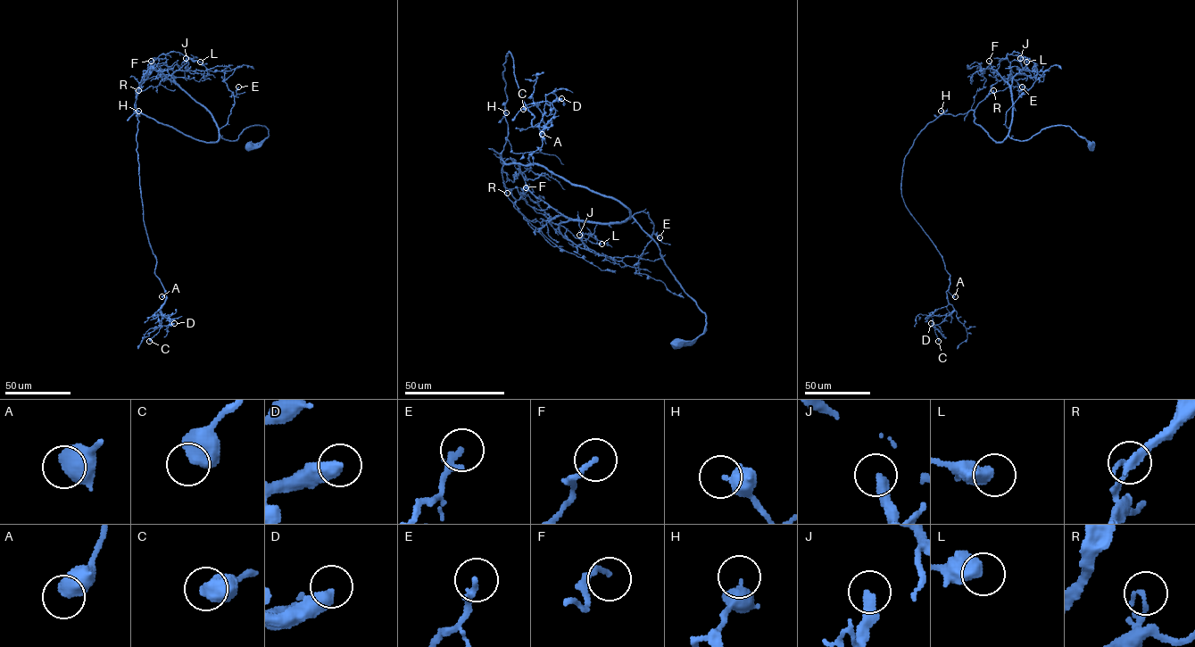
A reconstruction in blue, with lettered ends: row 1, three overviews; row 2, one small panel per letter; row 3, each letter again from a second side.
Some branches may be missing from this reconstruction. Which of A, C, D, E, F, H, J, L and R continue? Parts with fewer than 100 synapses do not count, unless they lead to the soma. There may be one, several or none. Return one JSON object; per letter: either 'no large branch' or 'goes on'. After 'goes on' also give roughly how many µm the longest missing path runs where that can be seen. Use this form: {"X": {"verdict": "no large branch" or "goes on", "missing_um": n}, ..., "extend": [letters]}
{"A": {"verdict": "no large branch"}, "C": {"verdict": "no large branch"}, "D": {"verdict": "no large branch"}, "E": {"verdict": "no large branch"}, "F": {"verdict": "no large branch"}, "H": {"verdict": "no large branch"}, "J": {"verdict": "no large branch"}, "L": {"verdict": "no large branch"}, "R": {"verdict": "no large branch"}, "extend": []}

